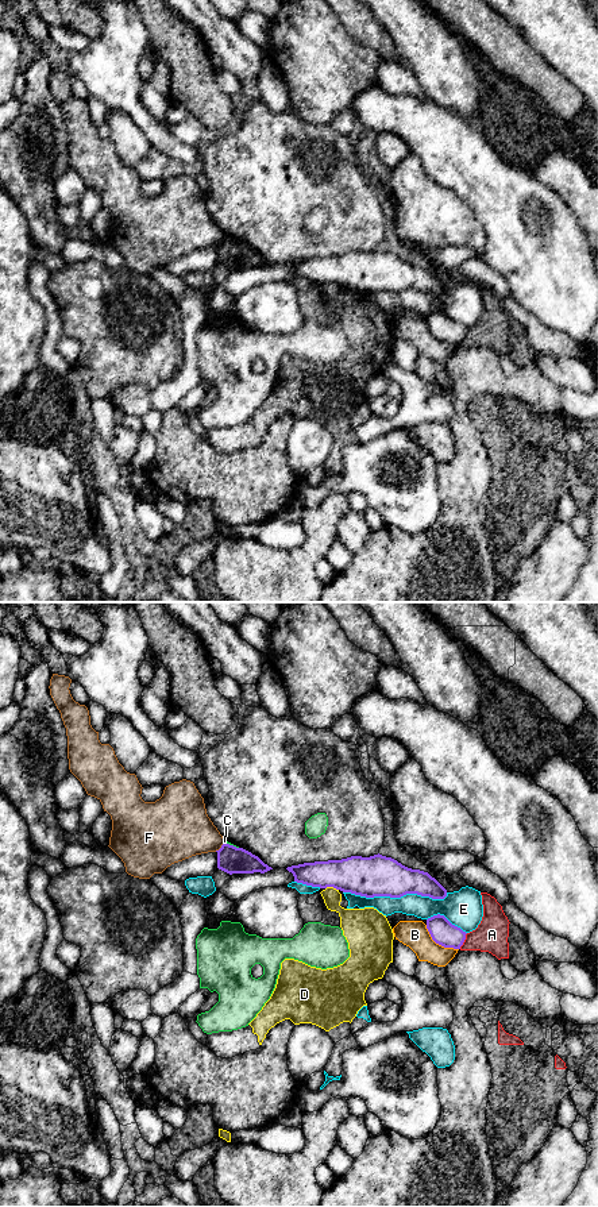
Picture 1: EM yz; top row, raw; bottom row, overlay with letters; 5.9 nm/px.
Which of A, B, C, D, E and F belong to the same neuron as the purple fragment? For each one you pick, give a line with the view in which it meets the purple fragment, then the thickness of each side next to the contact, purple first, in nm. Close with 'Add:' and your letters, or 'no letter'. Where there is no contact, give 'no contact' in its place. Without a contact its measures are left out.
Add: no letter

